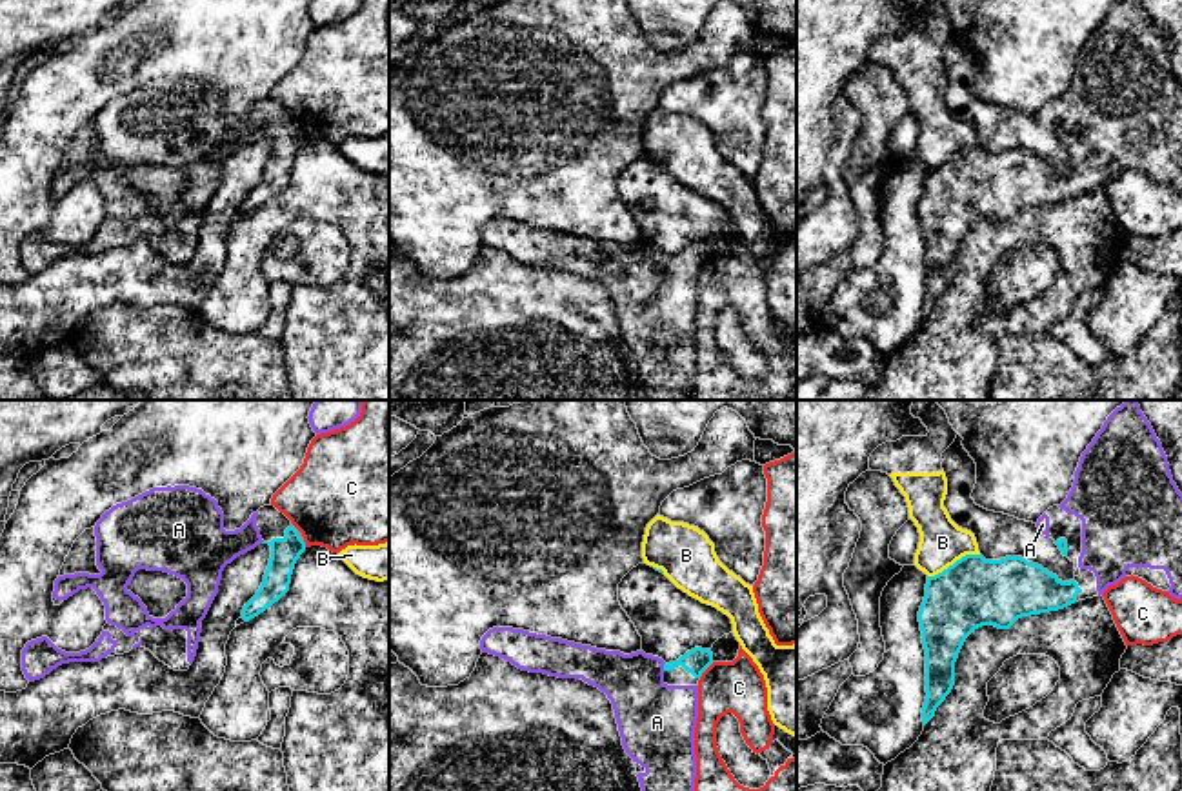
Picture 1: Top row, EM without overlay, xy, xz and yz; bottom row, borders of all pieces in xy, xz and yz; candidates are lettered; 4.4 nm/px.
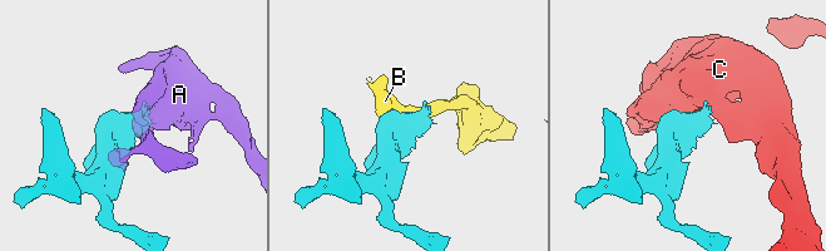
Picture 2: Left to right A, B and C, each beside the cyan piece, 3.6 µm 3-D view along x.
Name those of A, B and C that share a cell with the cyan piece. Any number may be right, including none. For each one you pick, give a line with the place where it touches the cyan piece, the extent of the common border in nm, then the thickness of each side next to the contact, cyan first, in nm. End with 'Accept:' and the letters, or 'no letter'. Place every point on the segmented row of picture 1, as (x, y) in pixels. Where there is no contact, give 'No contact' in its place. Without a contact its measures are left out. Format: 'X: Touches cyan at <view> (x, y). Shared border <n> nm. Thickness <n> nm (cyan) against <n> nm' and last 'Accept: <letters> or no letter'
A: Touches cyan at xz (664, 666). Shared border 40 nm. Thickness 110 nm (cyan) against 340 nm
Accept: A

